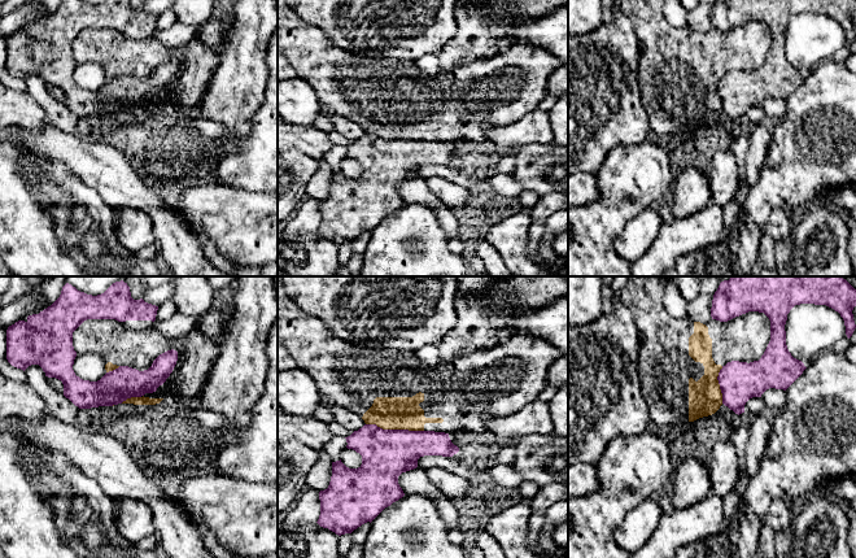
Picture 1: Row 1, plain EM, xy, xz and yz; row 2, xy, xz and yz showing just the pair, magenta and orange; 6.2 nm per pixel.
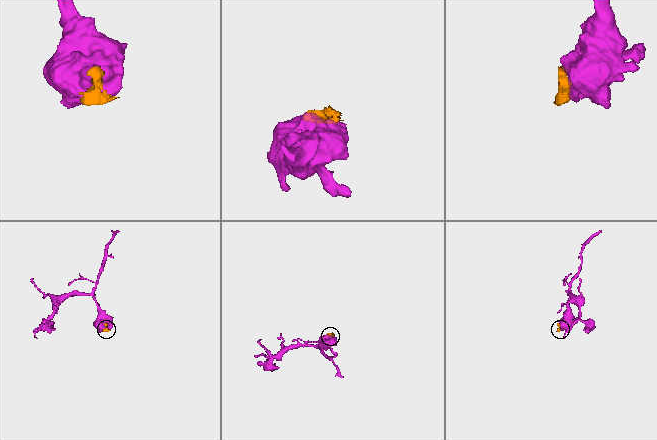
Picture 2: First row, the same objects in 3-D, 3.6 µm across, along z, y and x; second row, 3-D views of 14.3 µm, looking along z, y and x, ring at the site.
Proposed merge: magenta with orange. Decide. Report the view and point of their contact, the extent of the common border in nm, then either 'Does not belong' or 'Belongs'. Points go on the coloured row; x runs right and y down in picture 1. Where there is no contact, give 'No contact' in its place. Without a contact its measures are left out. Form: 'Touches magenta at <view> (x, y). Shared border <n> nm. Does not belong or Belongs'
Touches magenta at xz (394, 430). Shared border 360 nm. Does not belong

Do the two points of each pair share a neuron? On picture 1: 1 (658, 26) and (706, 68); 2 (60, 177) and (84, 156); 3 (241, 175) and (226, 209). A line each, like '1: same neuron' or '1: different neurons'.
1: same neuron
2: different neurons
3: different neurons

